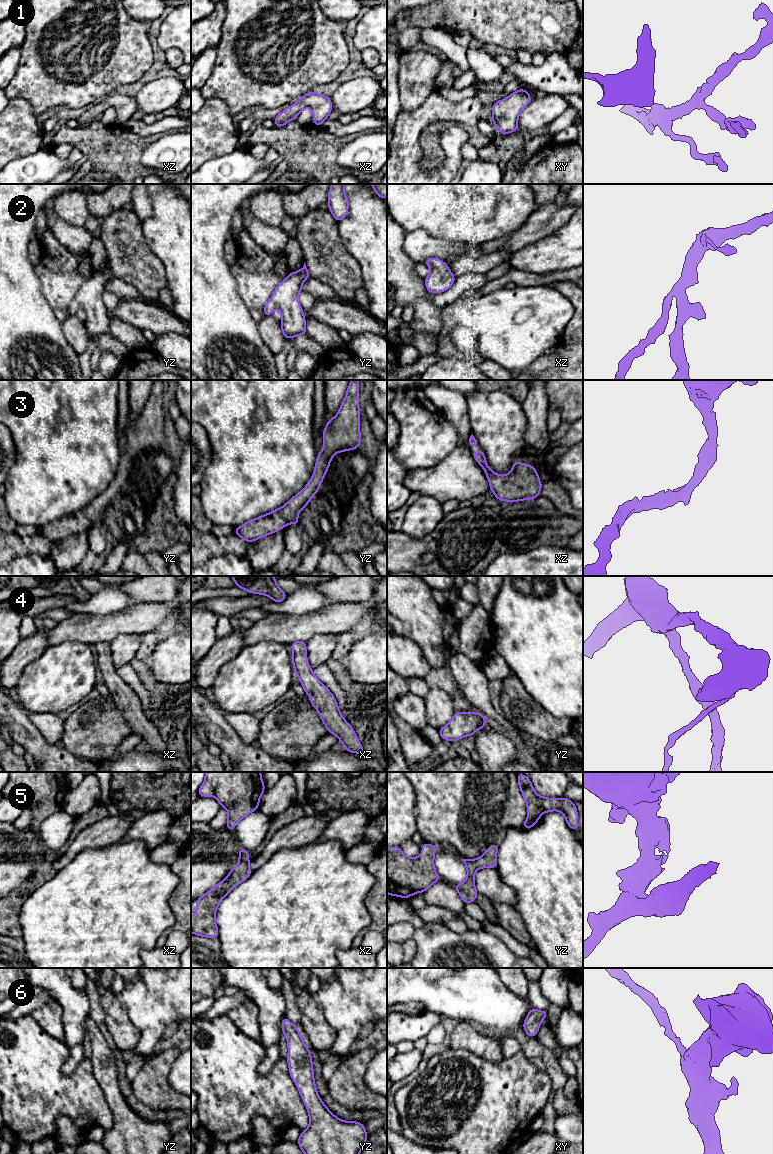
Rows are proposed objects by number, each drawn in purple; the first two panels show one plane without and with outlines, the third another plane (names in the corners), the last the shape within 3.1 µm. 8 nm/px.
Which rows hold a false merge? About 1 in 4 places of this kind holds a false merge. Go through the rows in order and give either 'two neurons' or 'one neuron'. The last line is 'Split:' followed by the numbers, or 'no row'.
1: one neuron
2: one neuron
3: one neuron
4: one neuron
5: one neuron
6: one neuron
Split: no row

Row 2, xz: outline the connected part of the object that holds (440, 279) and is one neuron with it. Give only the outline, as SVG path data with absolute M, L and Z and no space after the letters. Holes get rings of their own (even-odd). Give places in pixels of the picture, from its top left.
M428 258L423 263L431 268L430 274L424 279L428 292L442 293L453 285L456 277L444 261L436 258Z

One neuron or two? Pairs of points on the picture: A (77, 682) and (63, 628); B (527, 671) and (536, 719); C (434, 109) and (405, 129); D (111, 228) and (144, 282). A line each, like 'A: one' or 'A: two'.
A: two
B: two
C: one
D: one

